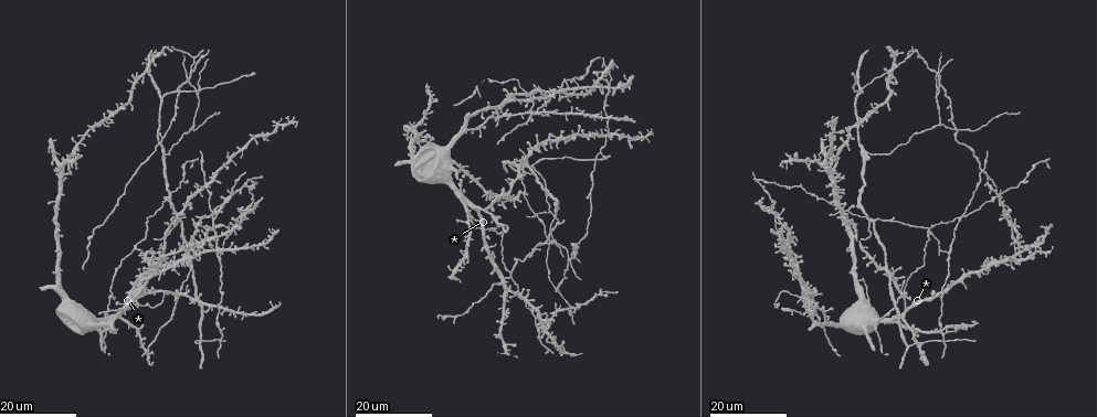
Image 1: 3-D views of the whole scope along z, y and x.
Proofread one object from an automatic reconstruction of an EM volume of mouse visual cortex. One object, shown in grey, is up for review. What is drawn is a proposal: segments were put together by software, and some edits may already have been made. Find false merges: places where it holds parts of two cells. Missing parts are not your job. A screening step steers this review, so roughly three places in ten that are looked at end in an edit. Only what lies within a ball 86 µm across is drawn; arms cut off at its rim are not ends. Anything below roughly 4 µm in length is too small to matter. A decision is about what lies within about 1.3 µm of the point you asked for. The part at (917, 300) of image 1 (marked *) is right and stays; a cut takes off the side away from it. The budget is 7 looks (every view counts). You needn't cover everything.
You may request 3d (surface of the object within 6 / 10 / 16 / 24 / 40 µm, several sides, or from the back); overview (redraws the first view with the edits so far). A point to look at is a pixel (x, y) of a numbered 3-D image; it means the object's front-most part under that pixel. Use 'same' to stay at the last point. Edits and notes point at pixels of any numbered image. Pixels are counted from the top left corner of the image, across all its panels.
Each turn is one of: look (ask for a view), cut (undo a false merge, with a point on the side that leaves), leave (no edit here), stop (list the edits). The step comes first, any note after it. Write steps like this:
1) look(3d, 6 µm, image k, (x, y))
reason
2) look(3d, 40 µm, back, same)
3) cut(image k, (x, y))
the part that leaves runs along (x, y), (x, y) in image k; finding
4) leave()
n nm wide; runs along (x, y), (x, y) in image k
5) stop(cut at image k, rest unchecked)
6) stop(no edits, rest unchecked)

look(3d, 16 µm, image 1, (533, 108))
three arms meet

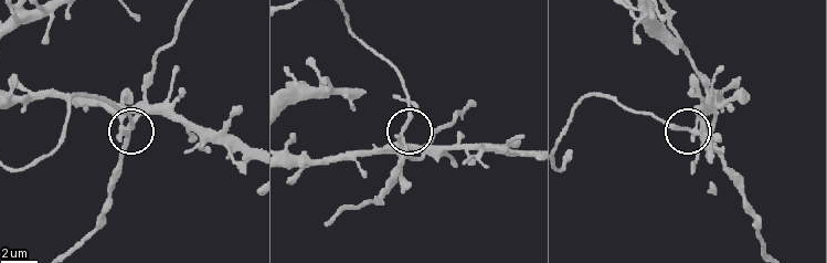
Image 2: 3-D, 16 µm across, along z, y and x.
look(3d, 6 µm, image 2, (402, 131))

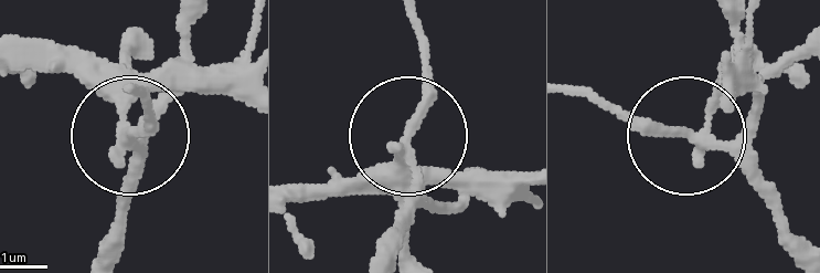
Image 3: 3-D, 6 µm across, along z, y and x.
leave()
3 arms; runs along (297, 201), (357, 186), (404, 138), (416, 190), (408, 221) in image 3; continuous, no second cell

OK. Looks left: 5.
look(3d, 24 µm, image 1, (205, 239))
four or more arms meet

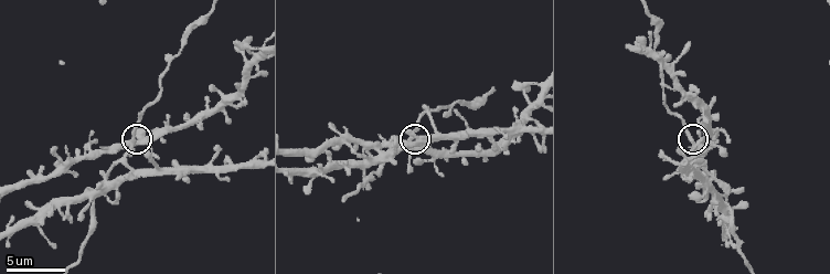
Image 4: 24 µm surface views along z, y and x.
look(3d, 6 µm, image 4, (131, 145))

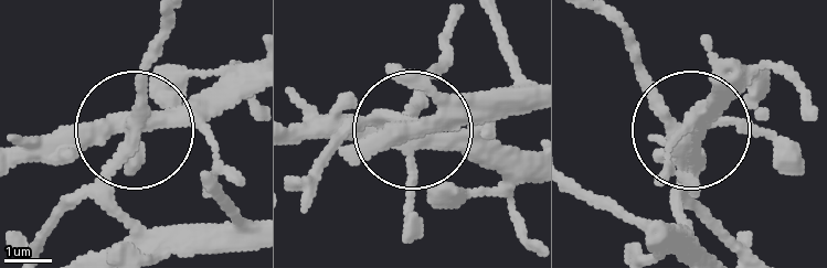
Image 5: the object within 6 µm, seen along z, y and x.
leave()
5 arms; runs along (34, 242), (129, 138), (232, 110) in image 5; all the same cell

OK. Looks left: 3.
look(3d, 24 µm, image 1, (869, 154))

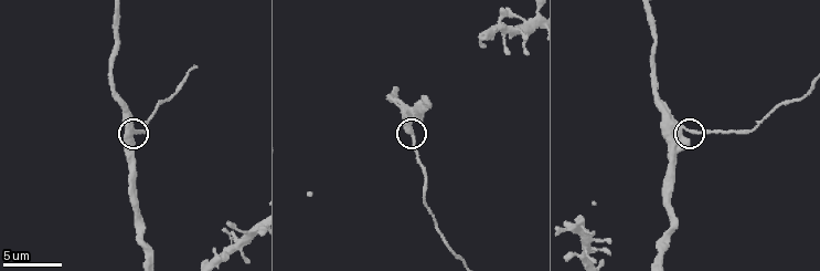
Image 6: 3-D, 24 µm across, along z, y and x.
look(3d, 6 µm, image 6, (687, 128))

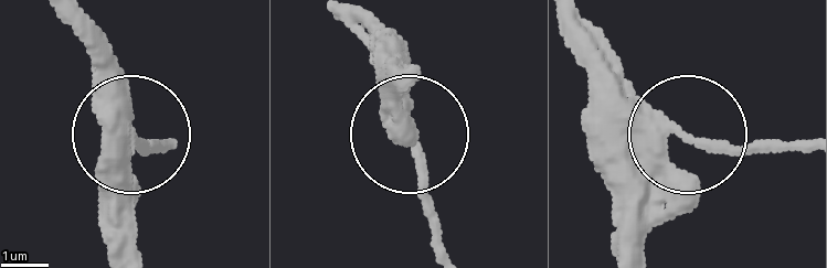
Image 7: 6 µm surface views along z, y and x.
leave()
runs along (137, 244), (113, 59) in image 7; one cell here

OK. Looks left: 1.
stop(no edits, rest unchecked)

